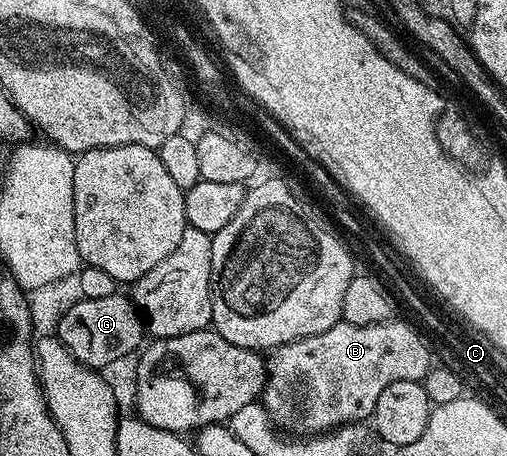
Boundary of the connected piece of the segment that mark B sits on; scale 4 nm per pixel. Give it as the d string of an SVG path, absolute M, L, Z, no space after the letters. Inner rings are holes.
M400 319L378 325L352 325L341 321L319 335L281 345L268 354L263 408L274 422L290 421L297 425L301 421L300 432L305 435L320 435L340 425L368 422L385 387L400 380L424 382L431 368L425 351L429 344Z

